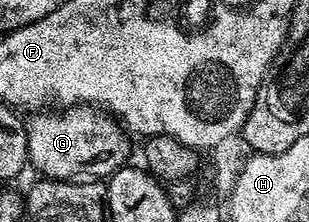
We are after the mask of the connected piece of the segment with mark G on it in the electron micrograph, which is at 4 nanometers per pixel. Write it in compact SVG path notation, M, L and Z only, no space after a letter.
M84 104L68 106L62 112L35 112L26 119L25 125L30 165L35 165L44 179L56 182L106 180L114 171L128 165L132 139L105 110Z

